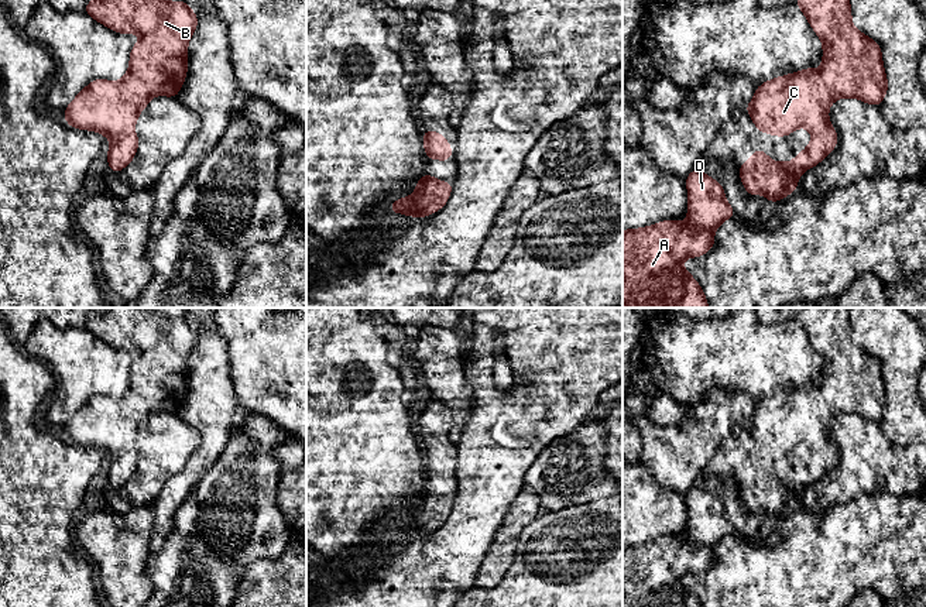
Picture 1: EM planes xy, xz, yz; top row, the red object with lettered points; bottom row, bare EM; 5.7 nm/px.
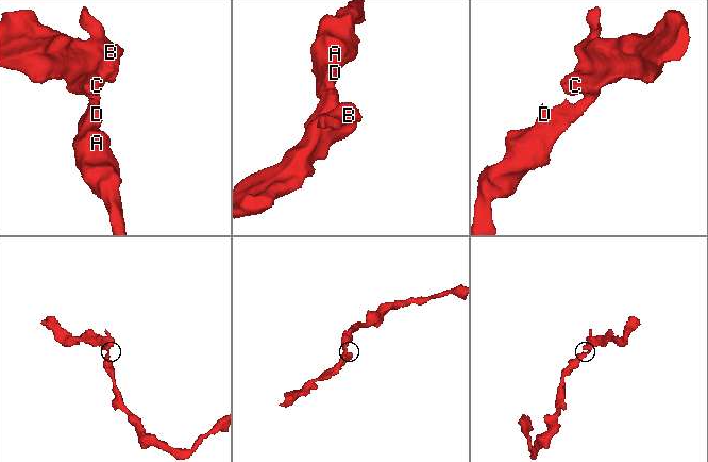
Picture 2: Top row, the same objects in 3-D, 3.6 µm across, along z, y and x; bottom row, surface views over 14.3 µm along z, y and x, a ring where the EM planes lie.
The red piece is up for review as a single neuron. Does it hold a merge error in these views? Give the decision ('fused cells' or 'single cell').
single cell

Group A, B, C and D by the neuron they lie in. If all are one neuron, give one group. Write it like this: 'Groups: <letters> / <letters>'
Groups: A B C D

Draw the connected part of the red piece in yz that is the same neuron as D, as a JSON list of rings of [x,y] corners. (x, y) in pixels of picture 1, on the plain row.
[[[700,484],[687,491],[686,504],[689,508],[687,541],[680,536],[663,536],[642,545],[623,546],[623,607],[702,607],[699,599],[682,583],[682,577],[687,573],[704,572],[716,560],[713,549],[726,535],[733,535],[735,528],[727,519],[723,503]]]

